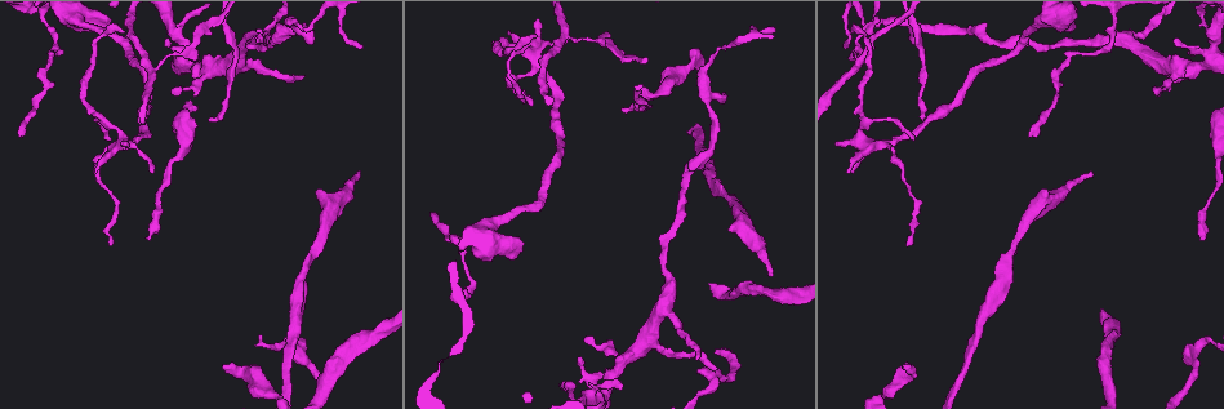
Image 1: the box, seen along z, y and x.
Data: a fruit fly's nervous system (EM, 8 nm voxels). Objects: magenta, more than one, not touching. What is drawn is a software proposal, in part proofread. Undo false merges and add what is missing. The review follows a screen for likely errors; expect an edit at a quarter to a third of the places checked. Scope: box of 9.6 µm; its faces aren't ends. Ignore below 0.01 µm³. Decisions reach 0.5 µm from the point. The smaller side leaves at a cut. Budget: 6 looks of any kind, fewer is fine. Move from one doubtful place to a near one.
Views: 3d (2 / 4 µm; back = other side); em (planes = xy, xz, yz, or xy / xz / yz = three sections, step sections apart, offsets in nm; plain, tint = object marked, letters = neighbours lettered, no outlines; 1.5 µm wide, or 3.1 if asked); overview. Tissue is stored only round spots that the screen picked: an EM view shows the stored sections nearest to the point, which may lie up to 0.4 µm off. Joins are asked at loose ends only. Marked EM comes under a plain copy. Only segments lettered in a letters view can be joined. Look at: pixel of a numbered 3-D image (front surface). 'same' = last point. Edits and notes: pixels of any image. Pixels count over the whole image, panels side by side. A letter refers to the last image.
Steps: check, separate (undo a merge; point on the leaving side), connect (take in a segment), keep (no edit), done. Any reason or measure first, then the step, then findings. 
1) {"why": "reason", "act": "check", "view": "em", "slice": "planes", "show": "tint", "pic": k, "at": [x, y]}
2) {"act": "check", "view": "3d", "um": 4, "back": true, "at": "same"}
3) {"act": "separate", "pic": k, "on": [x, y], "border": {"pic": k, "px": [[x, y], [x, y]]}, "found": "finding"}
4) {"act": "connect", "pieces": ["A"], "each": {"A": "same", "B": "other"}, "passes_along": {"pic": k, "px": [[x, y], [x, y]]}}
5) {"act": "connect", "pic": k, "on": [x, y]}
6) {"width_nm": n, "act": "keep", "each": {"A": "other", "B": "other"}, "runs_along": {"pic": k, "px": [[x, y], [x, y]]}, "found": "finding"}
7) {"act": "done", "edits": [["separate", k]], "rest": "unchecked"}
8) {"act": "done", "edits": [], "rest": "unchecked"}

{"why": "branch stops here", "act": "check", "view": "3d", "um": 2, "pic": 1, "at": [906, 364]}

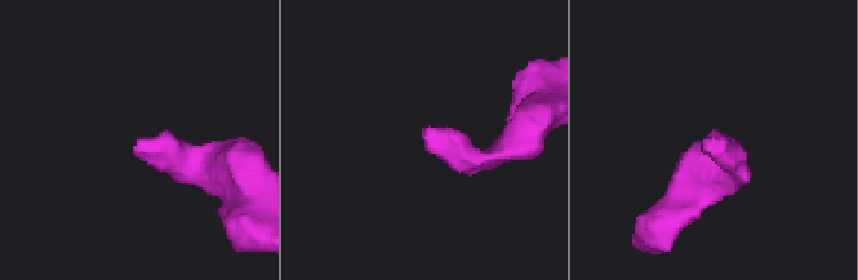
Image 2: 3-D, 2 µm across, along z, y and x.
{"why": "need the tissue", "act": "check", "view": "em", "slice": "xz", "step": 8, "show": "letters", "pic": 2, "at": [715, 139]}

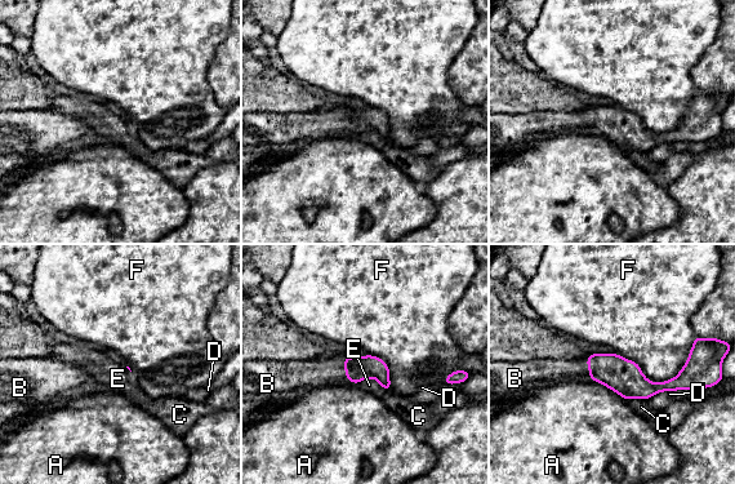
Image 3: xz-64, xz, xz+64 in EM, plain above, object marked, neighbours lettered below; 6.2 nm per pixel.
{"act": "check", "view": "em", "slice": "xy", "step": 8, "show": "letters", "at": "same"}

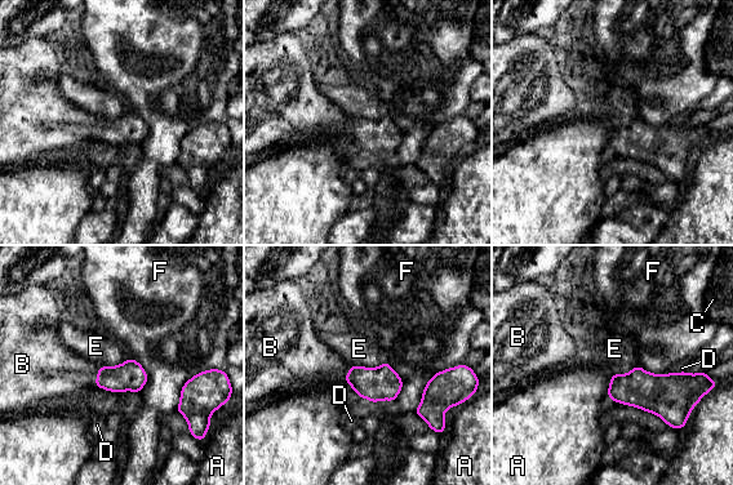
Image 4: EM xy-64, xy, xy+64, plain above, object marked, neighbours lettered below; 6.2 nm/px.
{"longest_contact_nm": ["F", 400], "act": "connect", "pic": 4, "on": [57, 372], "each": {"A": "other", "B": "same", "C": "other", "D": "other", "E": "other", "F": "other"}, "found": "the cell continues"}

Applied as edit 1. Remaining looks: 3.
{"act": "check", "view": "overview"}

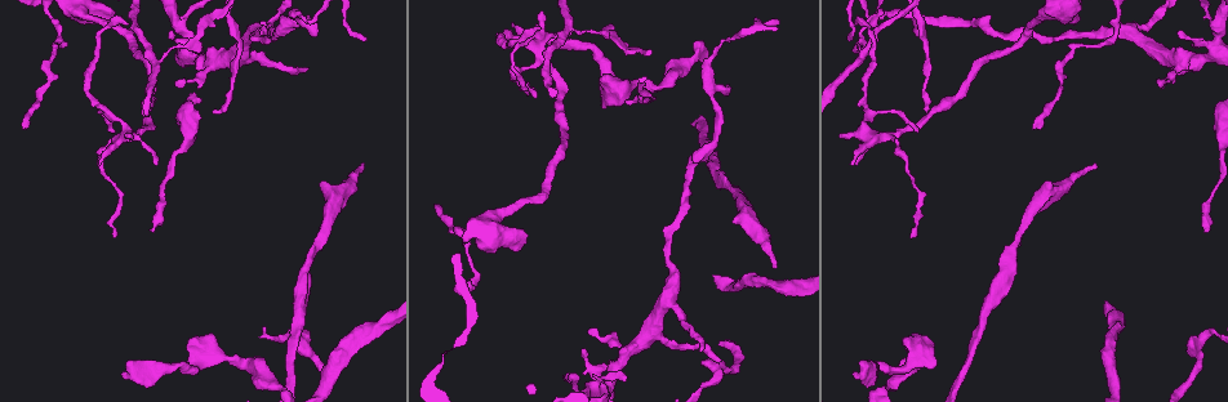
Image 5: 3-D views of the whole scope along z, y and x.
{"act": "check", "view": "em", "um": 3.1, "slice": "planes", "show": "letters", "pic": 5, "at": [527, 237]}

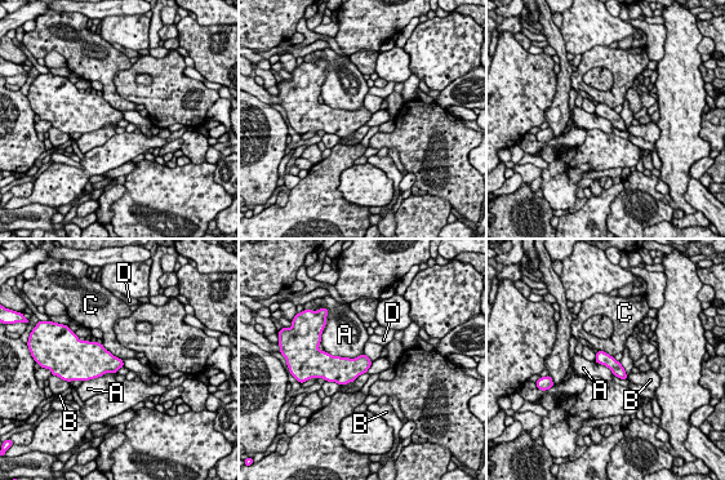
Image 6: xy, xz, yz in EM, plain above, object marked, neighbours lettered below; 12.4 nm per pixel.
{"act": "keep", "each": {"A": "other", "B": "other", "C": "other", "D": "other"}, "border": {"pic": 6, "px": [[101, 343], [121, 359]]}, "found": "none of them fits"}

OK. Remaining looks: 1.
{"act": "done", "edits": [["connect", 4]], "rest": "unchecked"}

